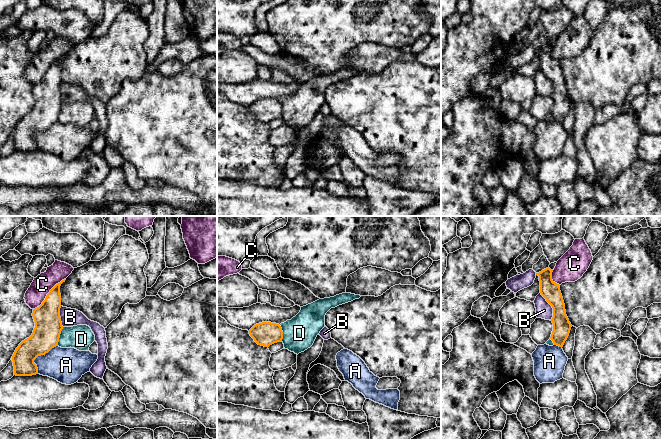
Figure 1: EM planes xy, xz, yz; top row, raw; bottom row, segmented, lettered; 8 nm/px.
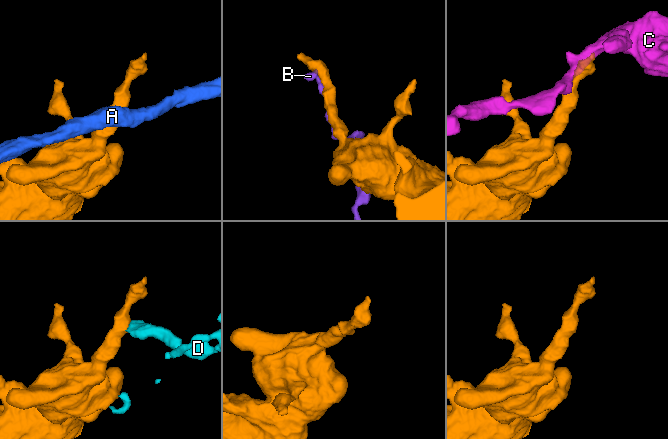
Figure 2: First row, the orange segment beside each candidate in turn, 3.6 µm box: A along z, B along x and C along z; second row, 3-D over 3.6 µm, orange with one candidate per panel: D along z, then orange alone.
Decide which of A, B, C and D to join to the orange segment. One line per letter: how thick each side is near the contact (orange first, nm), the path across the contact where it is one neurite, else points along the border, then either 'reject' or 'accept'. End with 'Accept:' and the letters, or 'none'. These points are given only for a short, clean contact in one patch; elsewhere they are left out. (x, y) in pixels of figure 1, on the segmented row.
A: calibres 220 and 280 nm; border xy (57, 345), (34, 360), (37, 373); reject
B: calibres 150 and 140 nm; reject
C: calibres 220 and 160 nm; reject
D: calibres 220 and 200 nm; border xy (63, 327), (57, 345); reject
Accept: none

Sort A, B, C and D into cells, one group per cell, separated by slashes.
A / B / C / D

